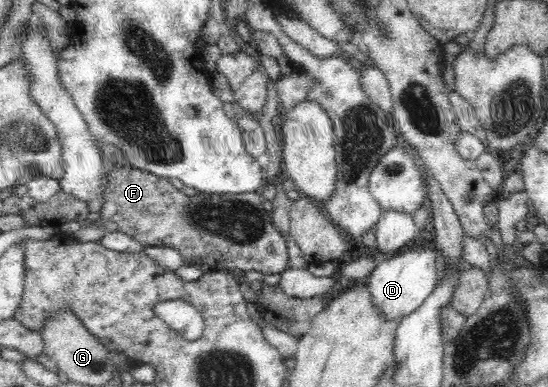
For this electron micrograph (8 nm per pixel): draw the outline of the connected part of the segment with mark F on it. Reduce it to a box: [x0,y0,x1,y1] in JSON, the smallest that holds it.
[100,166,288,275]

